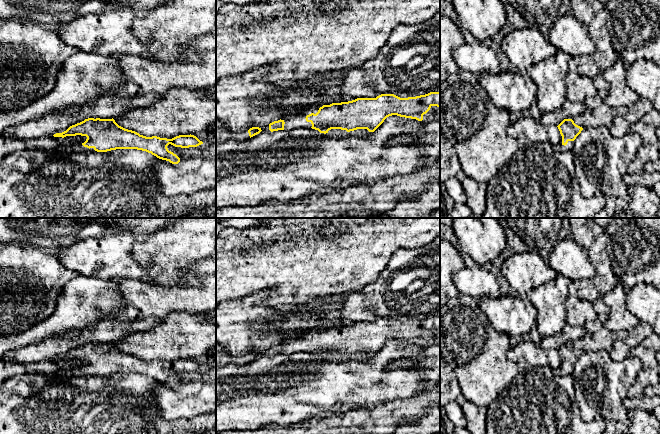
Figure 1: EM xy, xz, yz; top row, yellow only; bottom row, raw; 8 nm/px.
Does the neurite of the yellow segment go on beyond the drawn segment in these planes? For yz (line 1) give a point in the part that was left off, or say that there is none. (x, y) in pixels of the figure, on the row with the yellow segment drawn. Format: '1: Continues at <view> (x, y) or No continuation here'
1: Continues at yz (559, 147)

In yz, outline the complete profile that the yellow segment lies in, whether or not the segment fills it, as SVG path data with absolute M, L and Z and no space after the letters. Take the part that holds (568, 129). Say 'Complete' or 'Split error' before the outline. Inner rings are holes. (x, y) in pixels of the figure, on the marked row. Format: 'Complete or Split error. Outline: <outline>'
Split error. Outline: M564 119L557 127L562 136L562 141L553 146L554 150L558 152L571 152L574 147L574 140L583 128L576 125L572 119Z

